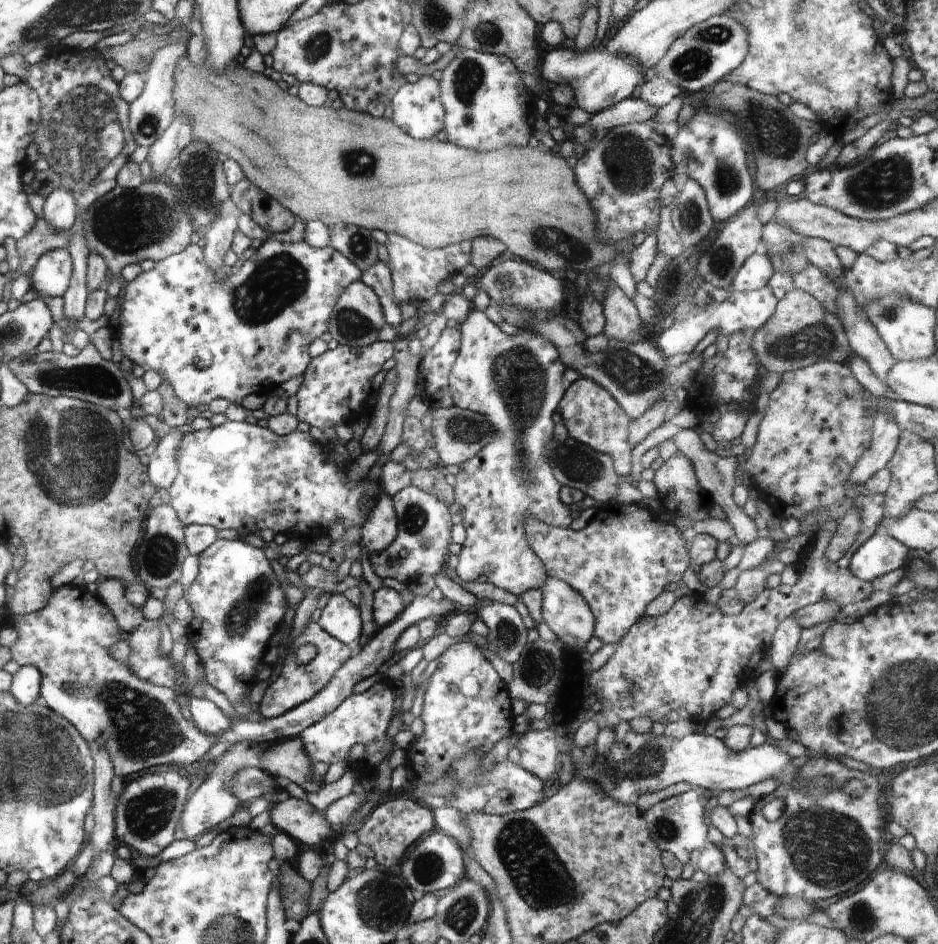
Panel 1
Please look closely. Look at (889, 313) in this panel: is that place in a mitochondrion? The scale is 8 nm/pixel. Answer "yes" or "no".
yes

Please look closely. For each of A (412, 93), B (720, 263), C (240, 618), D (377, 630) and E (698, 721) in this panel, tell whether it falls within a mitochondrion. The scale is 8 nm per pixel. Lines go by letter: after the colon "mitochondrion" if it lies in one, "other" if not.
A: other
B: mitochondrion
C: mitochondrion
D: other
E: other

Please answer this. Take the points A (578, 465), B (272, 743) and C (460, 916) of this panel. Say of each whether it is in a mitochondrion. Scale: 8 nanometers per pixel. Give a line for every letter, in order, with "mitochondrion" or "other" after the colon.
A: mitochondrion
B: other
C: mitochondrion

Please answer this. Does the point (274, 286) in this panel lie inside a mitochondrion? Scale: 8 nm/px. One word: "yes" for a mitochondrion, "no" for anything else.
yes

